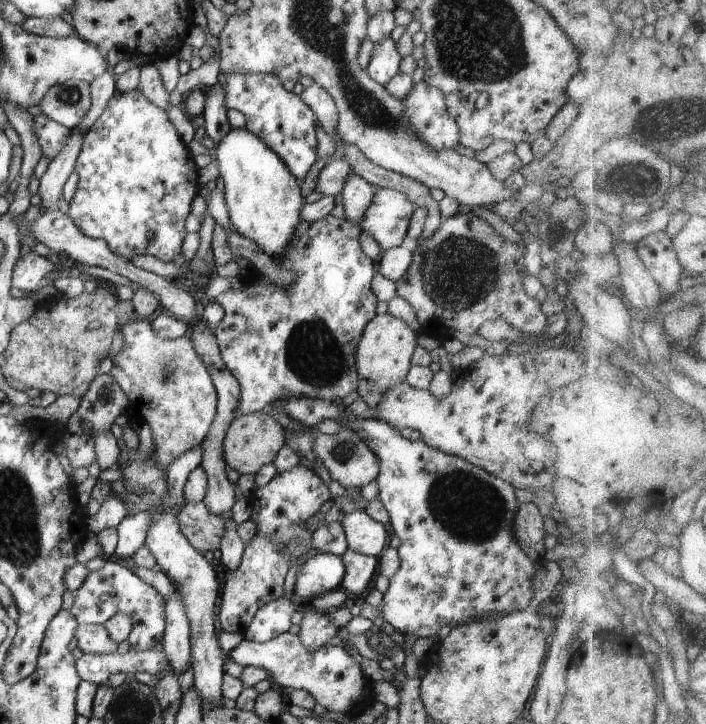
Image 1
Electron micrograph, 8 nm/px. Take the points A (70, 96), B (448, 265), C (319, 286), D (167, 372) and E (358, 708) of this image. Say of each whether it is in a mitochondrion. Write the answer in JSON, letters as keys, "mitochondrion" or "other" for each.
{"A":"mitochondrion","B":"mitochondrion","C":"other","D":"mitochondrion","E":"other"}

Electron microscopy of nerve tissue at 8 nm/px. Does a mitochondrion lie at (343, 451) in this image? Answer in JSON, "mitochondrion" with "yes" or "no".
{"mitochondrion":"yes"}

